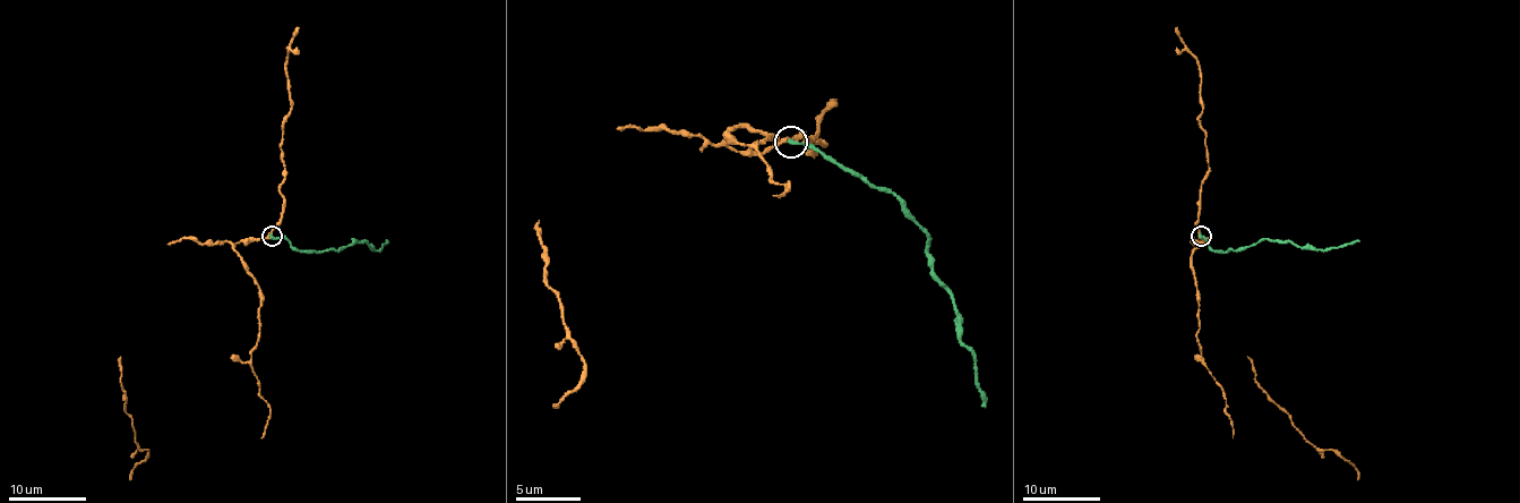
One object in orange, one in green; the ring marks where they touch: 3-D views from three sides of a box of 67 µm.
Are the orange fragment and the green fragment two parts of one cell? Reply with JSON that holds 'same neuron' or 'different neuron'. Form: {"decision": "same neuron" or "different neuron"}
{"decision": "different neuron"}

